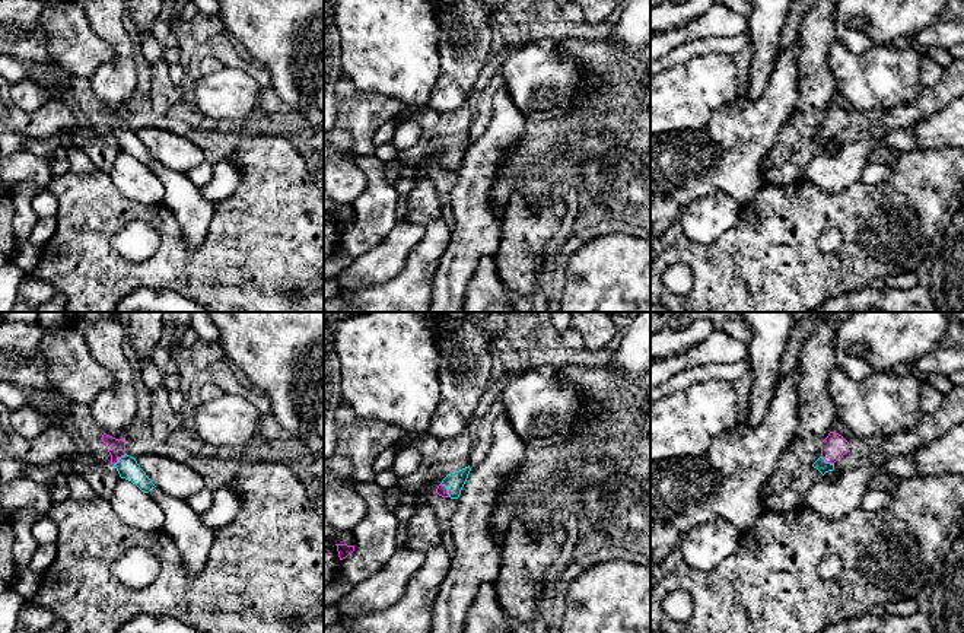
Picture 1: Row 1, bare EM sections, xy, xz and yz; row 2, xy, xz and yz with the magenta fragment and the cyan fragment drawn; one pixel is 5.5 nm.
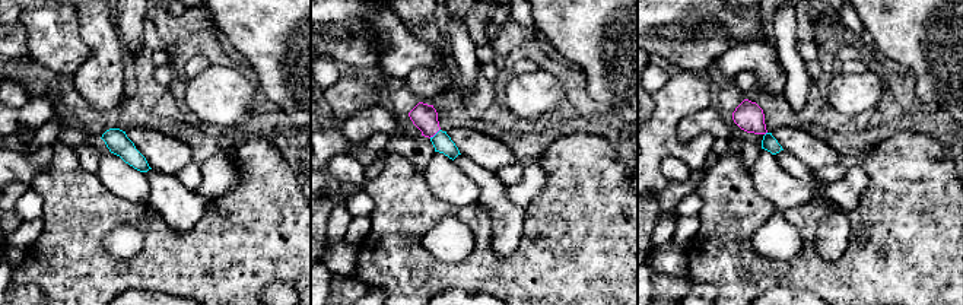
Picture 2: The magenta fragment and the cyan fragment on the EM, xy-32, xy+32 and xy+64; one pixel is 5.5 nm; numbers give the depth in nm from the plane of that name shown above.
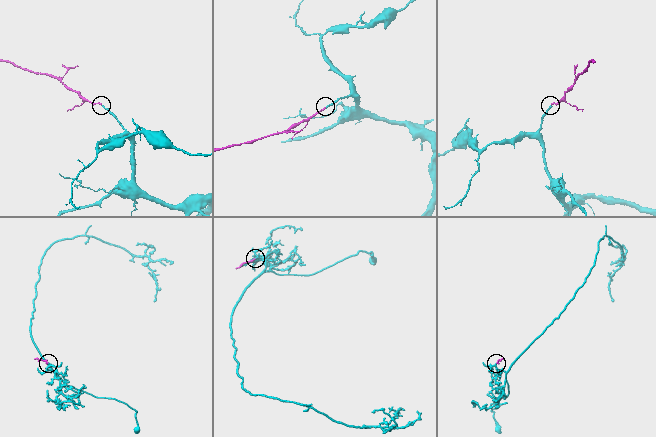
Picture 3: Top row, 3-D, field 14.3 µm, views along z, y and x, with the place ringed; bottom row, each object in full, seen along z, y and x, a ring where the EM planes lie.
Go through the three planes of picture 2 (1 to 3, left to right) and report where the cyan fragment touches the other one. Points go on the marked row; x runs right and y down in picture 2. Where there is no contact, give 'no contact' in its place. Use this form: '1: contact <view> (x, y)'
1: no contact
2: contact xy+32 (434, 134)
3: no contact

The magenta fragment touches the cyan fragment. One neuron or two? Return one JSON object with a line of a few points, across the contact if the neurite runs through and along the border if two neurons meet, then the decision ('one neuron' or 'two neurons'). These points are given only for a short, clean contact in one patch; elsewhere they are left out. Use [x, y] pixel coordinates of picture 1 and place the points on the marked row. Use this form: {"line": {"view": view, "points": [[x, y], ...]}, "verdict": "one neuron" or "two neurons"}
{"line": {"view": "yz", "points": [[834, 445], [827, 461], [820, 464]]}, "verdict": "one neuron"}

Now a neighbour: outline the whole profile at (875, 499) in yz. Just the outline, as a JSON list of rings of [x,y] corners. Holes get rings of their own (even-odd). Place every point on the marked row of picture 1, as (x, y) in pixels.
[[[869,489],[860,502],[860,508],[865,510],[879,510],[890,499],[890,490]]]

